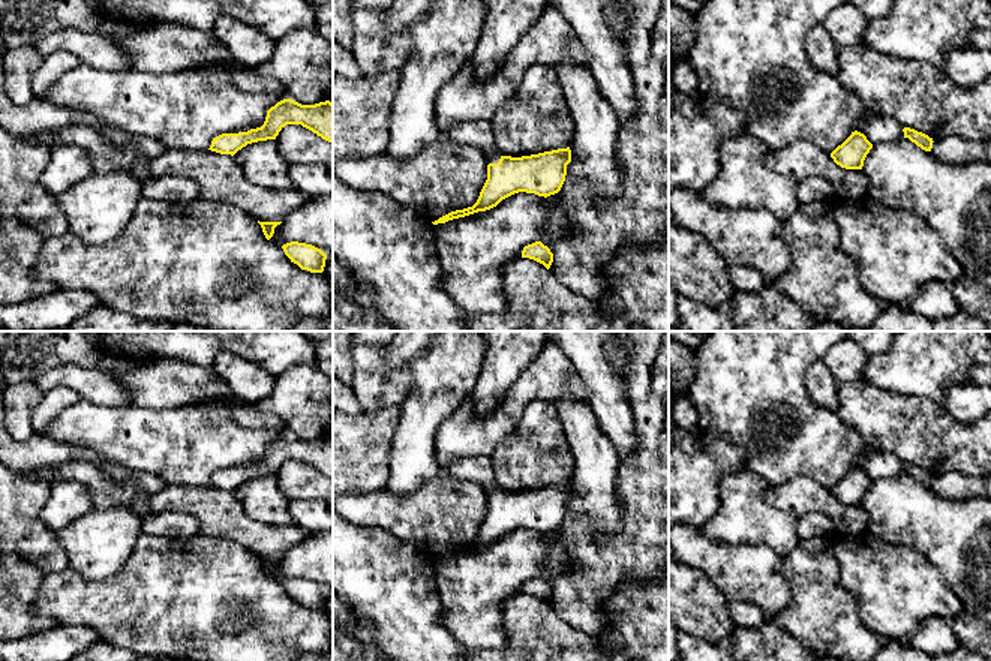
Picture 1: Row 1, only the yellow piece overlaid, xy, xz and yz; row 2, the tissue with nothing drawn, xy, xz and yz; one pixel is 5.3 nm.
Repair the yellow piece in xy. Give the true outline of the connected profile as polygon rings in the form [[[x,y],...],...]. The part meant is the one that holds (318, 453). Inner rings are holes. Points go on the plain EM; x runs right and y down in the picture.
[[[283,435],[267,447],[261,463],[238,469],[222,469],[213,474],[208,486],[234,492],[247,480],[276,475],[286,460],[301,460],[322,475],[333,478],[333,439],[325,436],[301,441],[292,435]]]

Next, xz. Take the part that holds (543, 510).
[[[484,454],[456,459],[442,466],[441,474],[459,481],[480,484],[489,501],[487,516],[477,538],[439,553],[432,558],[433,561],[490,546],[519,528],[544,534],[555,531],[561,526],[567,501],[571,498],[570,483],[522,493],[502,492],[496,486],[490,457]]]

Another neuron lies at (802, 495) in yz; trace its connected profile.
[[[807,477],[771,487],[765,498],[771,507],[796,519],[811,511],[828,516],[834,523],[835,535],[859,537],[871,525],[871,517],[864,505],[841,504],[829,489]]]

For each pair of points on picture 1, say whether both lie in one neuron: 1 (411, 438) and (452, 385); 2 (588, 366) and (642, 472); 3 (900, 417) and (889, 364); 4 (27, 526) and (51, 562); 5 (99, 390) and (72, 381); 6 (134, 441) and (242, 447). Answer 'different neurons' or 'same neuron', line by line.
1: same neuron
2: different neurons
3: different neurons
4: same neuron
5: same neuron
6: same neuron

